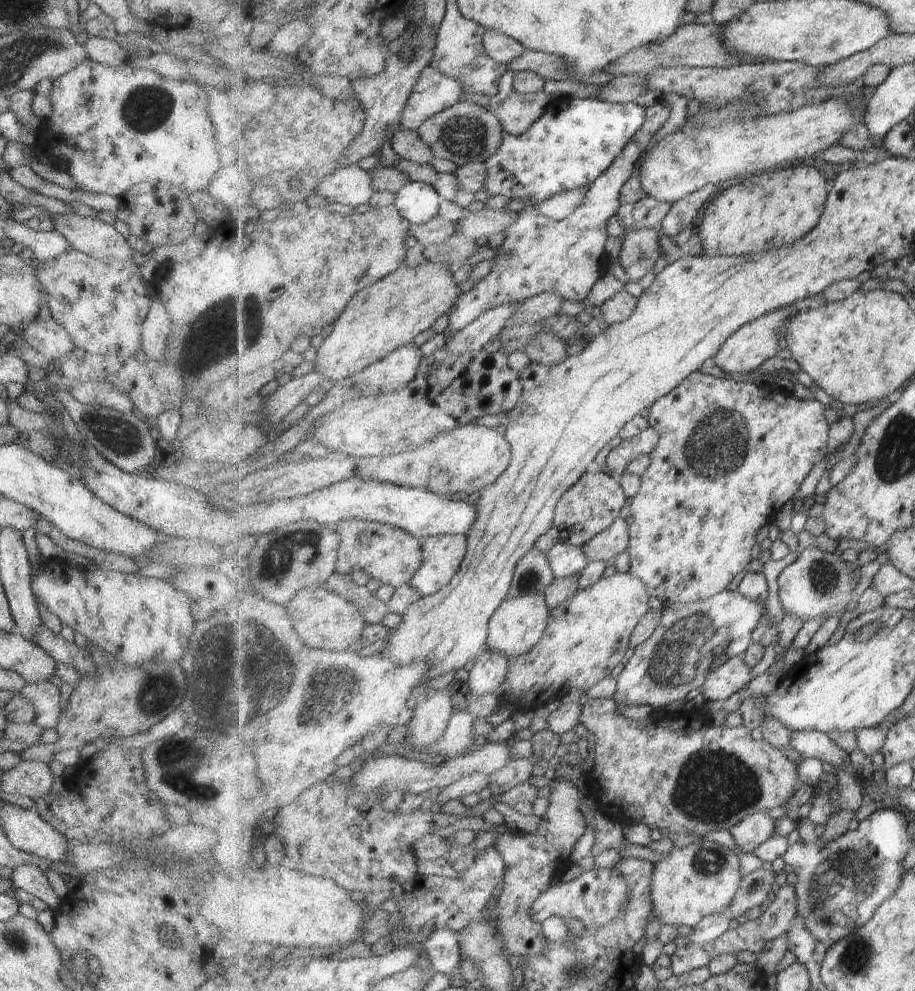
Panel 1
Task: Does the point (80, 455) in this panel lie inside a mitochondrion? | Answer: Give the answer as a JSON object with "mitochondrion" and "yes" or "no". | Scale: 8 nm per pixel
{"mitochondrion":"yes"}

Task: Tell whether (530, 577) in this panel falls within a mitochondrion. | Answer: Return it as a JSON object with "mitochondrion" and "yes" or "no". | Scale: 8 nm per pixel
{"mitochondrion":"yes"}

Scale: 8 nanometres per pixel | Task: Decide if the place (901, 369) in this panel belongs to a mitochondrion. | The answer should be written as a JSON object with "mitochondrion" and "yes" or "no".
{"mitochondrion":"no"}

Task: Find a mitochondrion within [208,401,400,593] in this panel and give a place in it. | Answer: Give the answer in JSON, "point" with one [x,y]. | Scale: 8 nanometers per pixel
{"point":[301,547]}

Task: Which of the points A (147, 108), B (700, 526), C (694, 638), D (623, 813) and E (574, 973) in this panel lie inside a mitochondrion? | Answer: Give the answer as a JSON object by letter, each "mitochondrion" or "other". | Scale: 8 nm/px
{"A":"mitochondrion","B":"other","C":"mitochondrion","D":"other","E":"mitochondrion"}

